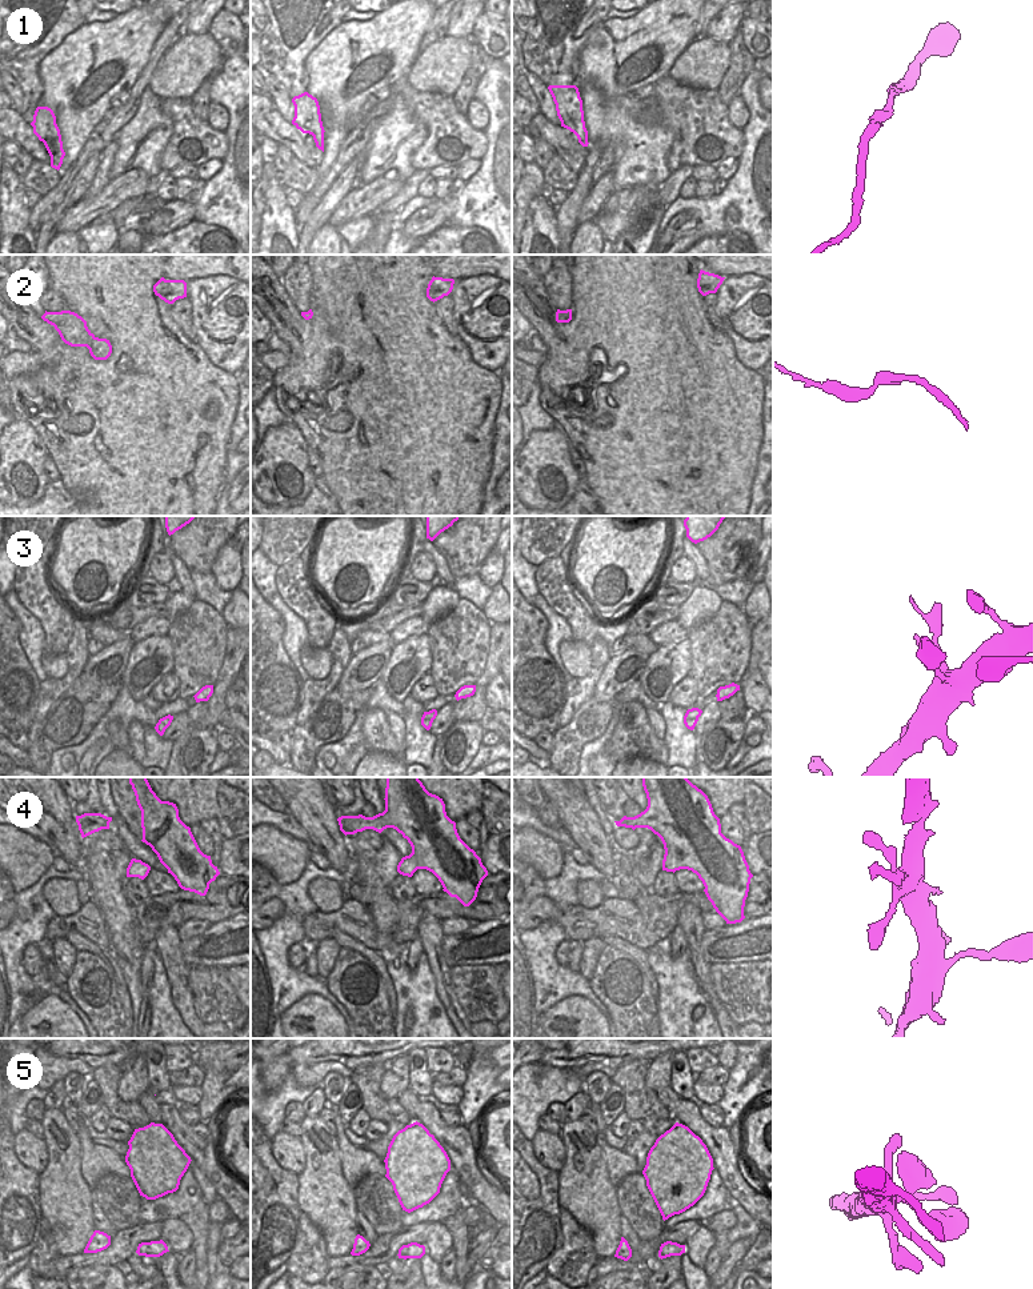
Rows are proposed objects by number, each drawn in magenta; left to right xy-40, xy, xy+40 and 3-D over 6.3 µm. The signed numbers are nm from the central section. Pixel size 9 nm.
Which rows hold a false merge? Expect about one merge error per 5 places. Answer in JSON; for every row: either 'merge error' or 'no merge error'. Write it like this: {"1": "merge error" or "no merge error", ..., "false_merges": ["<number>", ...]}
{"1": "no merge error", "2": "no merge error", "3": "no merge error", "4": "merge error", "5": "no merge error", "false_merges": ["4"]}

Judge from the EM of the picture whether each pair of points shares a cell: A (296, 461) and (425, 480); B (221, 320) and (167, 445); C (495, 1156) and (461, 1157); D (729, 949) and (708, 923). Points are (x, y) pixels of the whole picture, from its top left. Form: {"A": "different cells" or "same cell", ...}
{"A": "different cells", "B": "different cells", "C": "different cells", "D": "different cells"}

